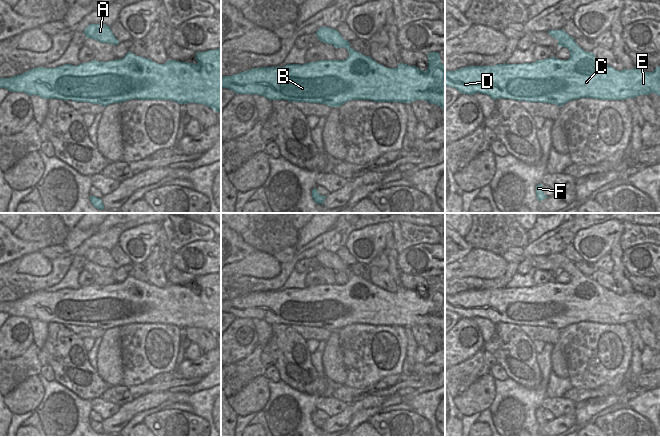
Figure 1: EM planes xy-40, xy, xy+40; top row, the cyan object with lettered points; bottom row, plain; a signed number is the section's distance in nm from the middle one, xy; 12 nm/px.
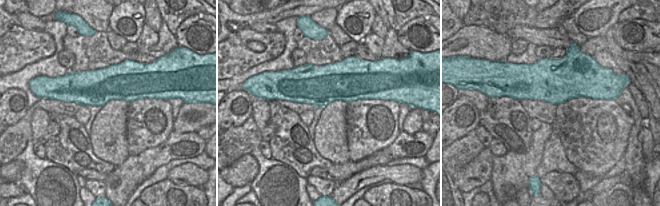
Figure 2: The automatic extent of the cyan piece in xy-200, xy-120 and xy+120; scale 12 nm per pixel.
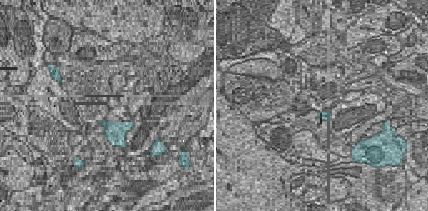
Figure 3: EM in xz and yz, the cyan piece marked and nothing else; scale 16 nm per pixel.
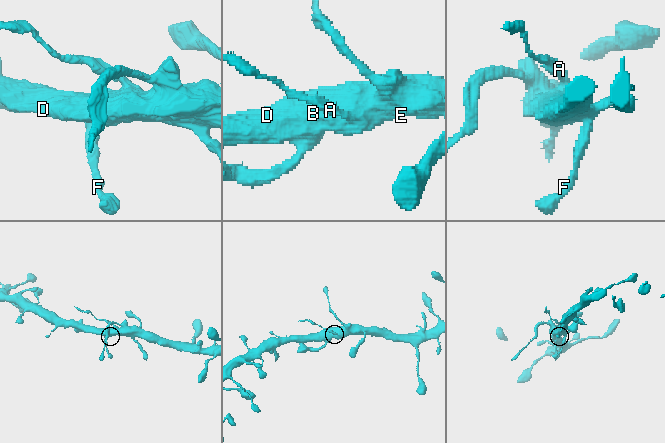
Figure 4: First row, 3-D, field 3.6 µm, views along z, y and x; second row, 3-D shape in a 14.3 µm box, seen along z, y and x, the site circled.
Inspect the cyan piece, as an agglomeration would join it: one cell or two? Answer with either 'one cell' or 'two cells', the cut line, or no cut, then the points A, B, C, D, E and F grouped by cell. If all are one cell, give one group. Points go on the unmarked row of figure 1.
two cells; cut in xy+40 along (575, 266), (575, 269), (569, 274); A / B C D E F

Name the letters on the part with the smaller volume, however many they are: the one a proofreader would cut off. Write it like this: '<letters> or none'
A

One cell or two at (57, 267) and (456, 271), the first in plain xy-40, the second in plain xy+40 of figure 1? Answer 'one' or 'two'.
two

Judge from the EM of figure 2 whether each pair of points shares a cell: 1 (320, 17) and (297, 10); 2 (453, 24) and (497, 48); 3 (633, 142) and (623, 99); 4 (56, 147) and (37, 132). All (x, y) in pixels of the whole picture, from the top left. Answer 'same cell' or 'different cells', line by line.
1: different cells
2: different cells
3: same cell
4: different cells

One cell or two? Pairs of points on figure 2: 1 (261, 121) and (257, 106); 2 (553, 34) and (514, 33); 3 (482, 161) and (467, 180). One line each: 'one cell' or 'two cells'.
1: one cell
2: one cell
3: one cell

